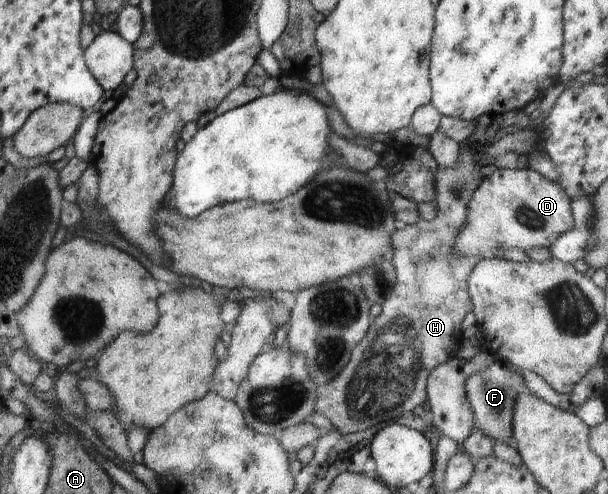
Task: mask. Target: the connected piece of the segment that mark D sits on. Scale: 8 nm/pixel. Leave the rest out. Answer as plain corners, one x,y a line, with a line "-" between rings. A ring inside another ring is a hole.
498,167
483,178
478,190
467,204
468,223
456,242
460,255
499,258
504,250
521,248
532,250
536,246
550,248
559,236
575,226
572,198
555,182
532,169

